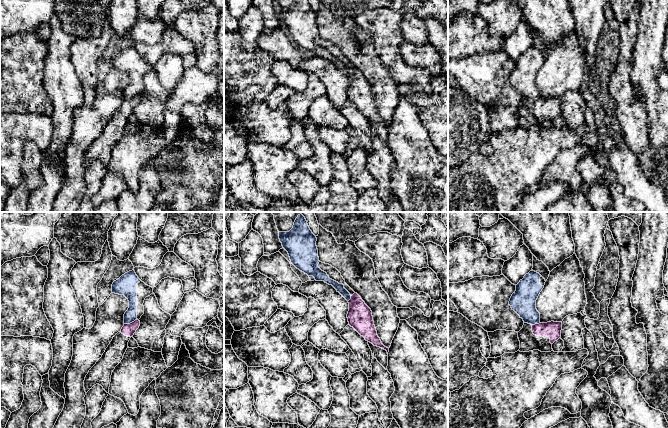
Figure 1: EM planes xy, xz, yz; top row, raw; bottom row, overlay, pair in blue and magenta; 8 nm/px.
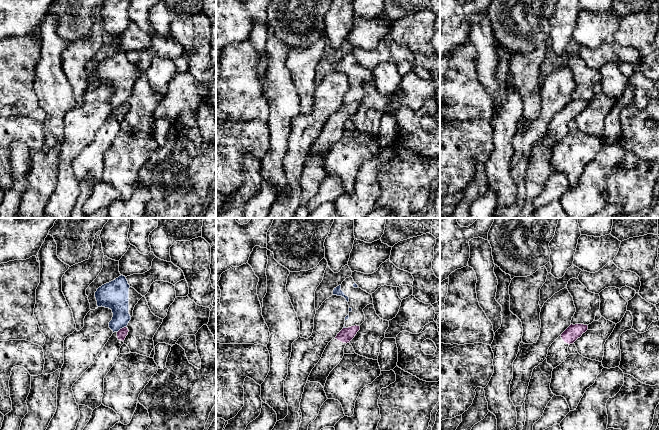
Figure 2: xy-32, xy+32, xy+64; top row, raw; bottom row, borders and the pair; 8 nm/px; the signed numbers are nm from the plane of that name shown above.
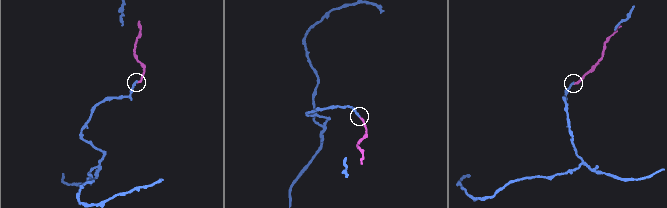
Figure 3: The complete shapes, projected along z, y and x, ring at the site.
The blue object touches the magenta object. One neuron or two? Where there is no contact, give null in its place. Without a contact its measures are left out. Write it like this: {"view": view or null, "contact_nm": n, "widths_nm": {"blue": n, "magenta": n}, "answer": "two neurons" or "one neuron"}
{"view": "xy", "contact_nm": 120, "widths_nm": {"blue": 110, "magenta": 100}, "answer": "two neurons"}

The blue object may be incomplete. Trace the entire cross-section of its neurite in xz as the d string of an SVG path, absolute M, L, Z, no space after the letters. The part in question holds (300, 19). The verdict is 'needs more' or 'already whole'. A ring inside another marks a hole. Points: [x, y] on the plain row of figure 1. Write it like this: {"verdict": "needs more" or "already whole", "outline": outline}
{"verdict": "already whole", "outline": "M294 0L289 8L279 8L279 15L283 24L288 28L291 39L316 57L324 57L332 61L347 77L351 75L350 69L343 60L329 54L326 48L319 43L317 14L310 6L308 0Z"}

